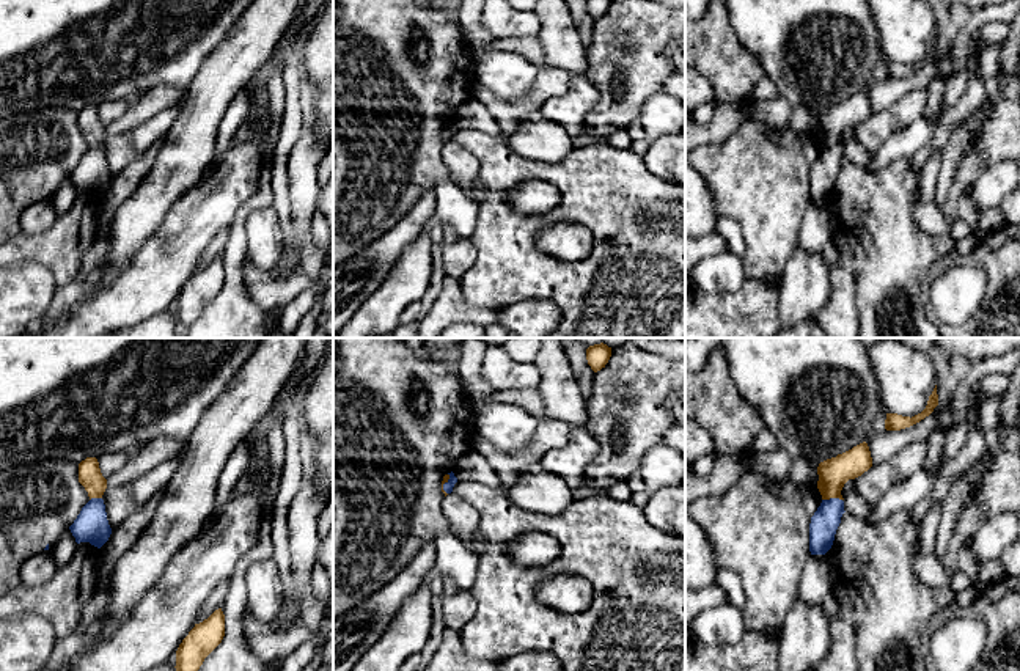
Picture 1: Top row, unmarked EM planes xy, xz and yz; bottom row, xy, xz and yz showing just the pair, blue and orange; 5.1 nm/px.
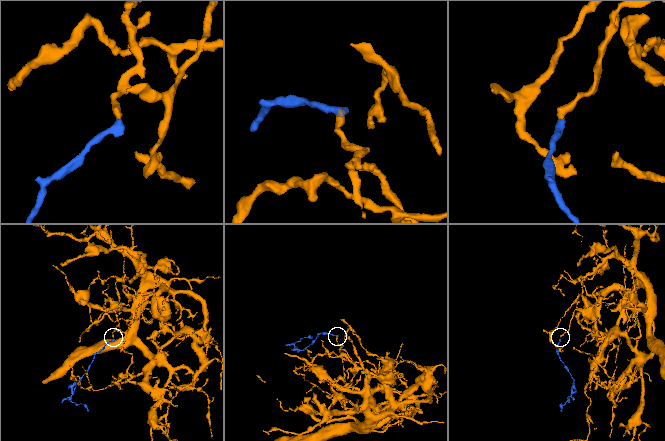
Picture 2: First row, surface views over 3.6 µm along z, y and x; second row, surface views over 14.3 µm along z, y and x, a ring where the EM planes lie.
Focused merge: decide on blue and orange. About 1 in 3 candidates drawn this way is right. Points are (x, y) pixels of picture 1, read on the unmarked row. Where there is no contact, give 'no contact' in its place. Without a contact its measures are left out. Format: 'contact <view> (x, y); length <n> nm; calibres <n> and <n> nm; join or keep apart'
contact yz (832, 146); length 100 nm; calibres 140 and 160 nm; join

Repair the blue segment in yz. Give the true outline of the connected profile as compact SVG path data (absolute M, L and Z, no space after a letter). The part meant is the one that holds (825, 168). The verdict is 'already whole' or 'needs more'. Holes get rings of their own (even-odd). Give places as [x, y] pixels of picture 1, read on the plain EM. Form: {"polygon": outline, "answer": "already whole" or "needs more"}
{"polygon": "M866 90L819 112L817 137L822 151L809 171L811 203L825 203L831 196L841 165L846 160L841 138L849 127L861 124L871 115L872 105Z", "answer": "needs more"}

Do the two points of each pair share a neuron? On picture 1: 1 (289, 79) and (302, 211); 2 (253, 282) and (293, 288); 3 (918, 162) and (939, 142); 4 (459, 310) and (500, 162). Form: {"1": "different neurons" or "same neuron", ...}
{"1": "different neurons", "2": "same neuron", "3": "same neuron", "4": "different neurons"}

